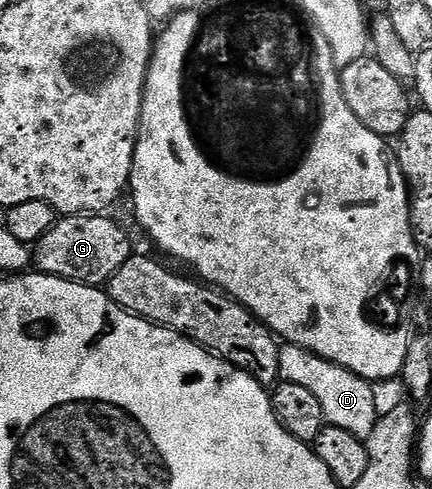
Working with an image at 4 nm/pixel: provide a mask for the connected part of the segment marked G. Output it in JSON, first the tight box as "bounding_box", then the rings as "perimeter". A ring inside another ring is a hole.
{"bounding_box":[33,214,133,285],"perimeter":[[[107,214],[59,216],[49,234],[33,245],[34,267],[45,276],[56,276],[78,284],[106,285],[133,255],[126,230],[109,217]]]}

